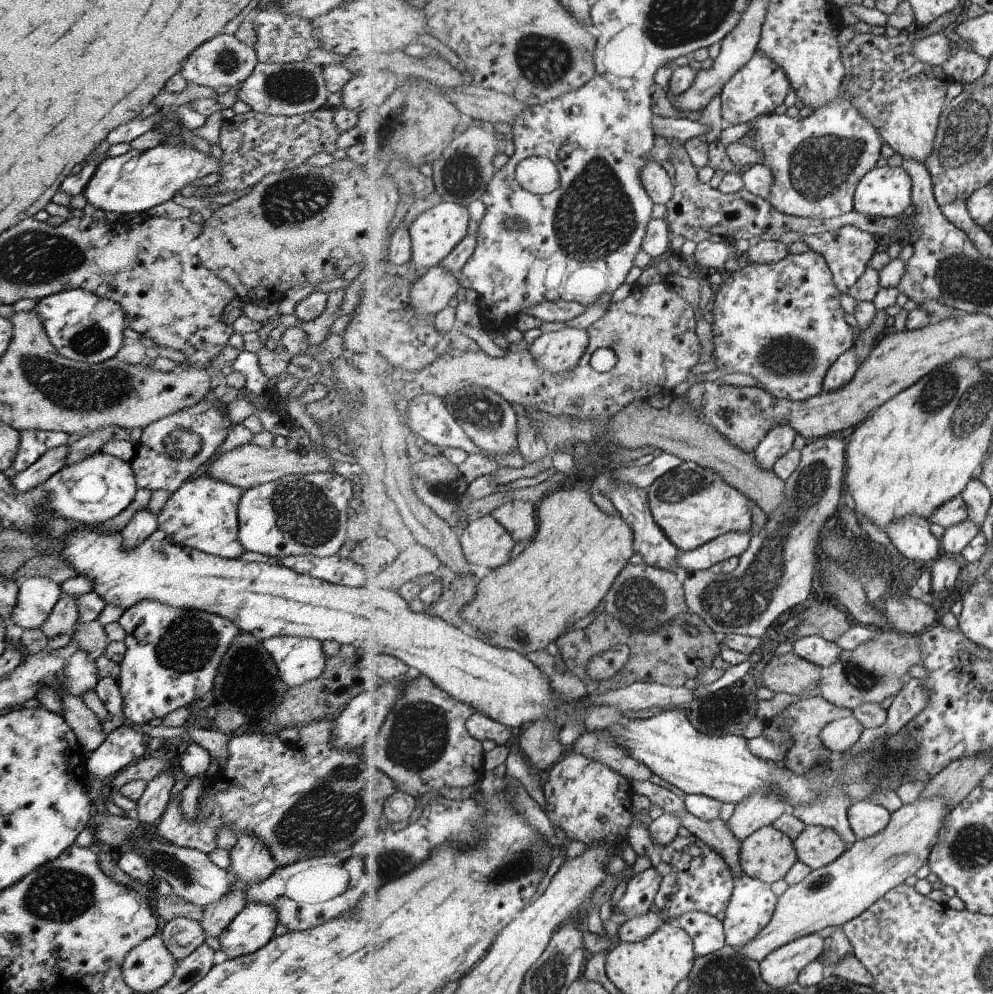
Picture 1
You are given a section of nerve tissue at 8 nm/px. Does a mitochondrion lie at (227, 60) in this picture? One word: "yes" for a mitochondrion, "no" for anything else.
yes

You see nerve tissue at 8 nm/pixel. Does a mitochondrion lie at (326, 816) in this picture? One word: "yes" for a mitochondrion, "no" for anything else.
yes

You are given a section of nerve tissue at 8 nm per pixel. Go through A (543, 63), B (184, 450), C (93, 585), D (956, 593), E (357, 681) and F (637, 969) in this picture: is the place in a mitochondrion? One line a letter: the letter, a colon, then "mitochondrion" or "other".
A: mitochondrion
B: mitochondrion
C: other
D: other
E: other
F: other

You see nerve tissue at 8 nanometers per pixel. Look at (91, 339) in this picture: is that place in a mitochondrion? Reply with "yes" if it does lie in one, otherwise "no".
yes

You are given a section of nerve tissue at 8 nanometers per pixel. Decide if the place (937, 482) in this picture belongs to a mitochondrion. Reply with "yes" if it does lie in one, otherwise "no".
no

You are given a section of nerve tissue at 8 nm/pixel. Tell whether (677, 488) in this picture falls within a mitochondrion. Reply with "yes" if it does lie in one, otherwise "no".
yes

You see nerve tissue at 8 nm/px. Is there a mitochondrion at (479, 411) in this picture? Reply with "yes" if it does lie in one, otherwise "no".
yes

